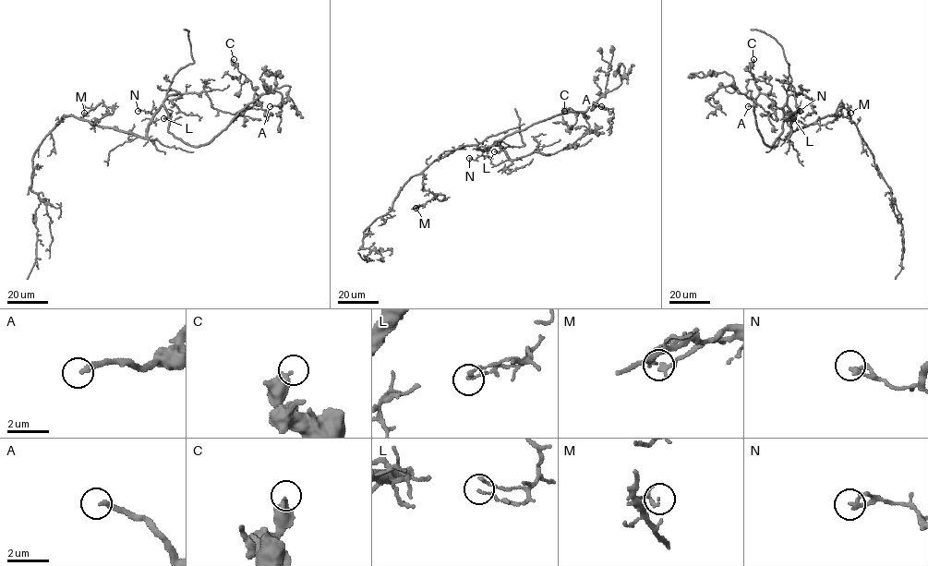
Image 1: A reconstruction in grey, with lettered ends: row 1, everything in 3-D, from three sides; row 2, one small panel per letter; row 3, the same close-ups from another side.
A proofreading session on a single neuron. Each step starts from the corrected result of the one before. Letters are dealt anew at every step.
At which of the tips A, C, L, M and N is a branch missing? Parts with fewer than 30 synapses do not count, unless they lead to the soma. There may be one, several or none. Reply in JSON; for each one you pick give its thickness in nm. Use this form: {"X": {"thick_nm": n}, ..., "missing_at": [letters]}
{"A": {"thick_nm": 240}, "missing_at": ["A"]}

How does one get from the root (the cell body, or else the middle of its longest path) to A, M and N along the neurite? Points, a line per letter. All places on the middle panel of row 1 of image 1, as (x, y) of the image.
A: (465, 146), (476, 145), (487, 150), (508, 135), (556, 115), (584, 112), (594, 102), (613, 111), (601, 106)
M: (465, 146), (436, 159), (423, 171), (423, 188), (439, 194), (415, 208)
N: (465, 146), (476, 145), (484, 150), (476, 160), (469, 158)

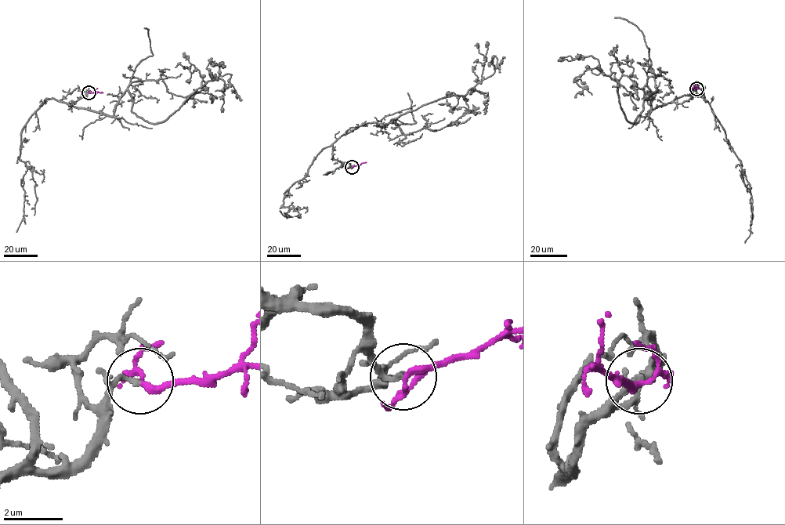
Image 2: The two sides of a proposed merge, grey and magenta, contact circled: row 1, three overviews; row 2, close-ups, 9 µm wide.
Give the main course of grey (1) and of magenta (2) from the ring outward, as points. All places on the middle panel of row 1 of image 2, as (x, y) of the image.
1: (352, 167), (334, 158), (333, 144), (342, 135), (464, 95), (494, 72), (494, 56), (499, 64), (505, 57)
2: (352, 167), (366, 162)

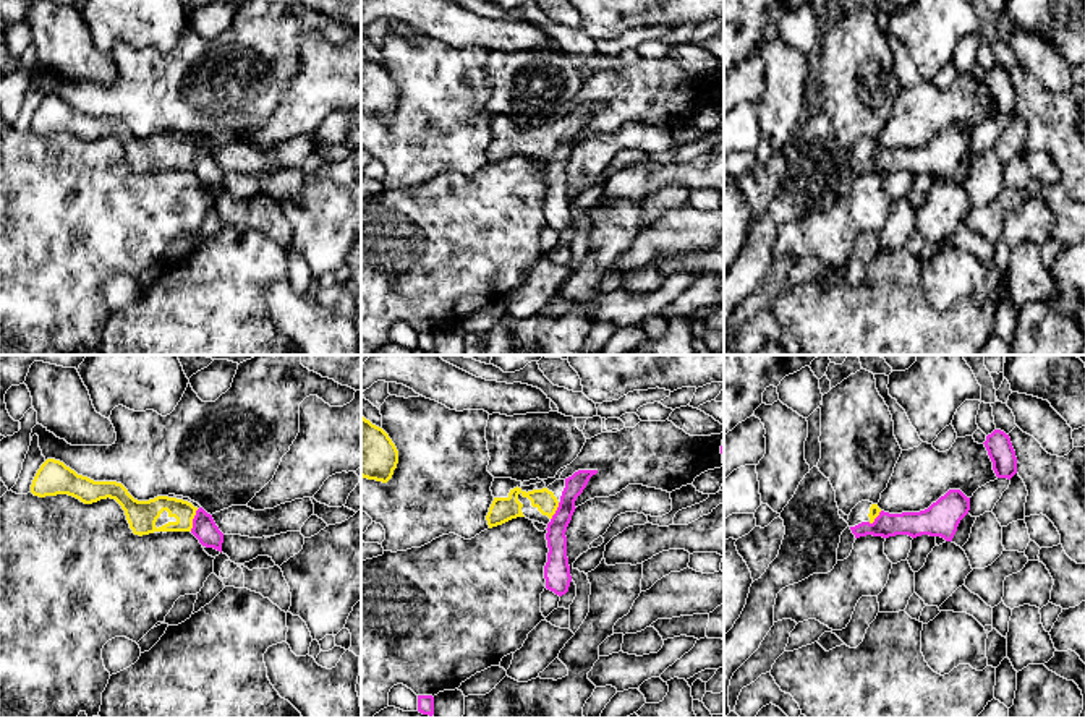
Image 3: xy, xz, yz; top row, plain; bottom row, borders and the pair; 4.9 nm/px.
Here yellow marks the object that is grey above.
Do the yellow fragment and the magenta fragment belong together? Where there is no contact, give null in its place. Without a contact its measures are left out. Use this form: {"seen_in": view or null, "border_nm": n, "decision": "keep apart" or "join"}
{"seen_in": "xy", "border_nm": 120, "decision": "join"}

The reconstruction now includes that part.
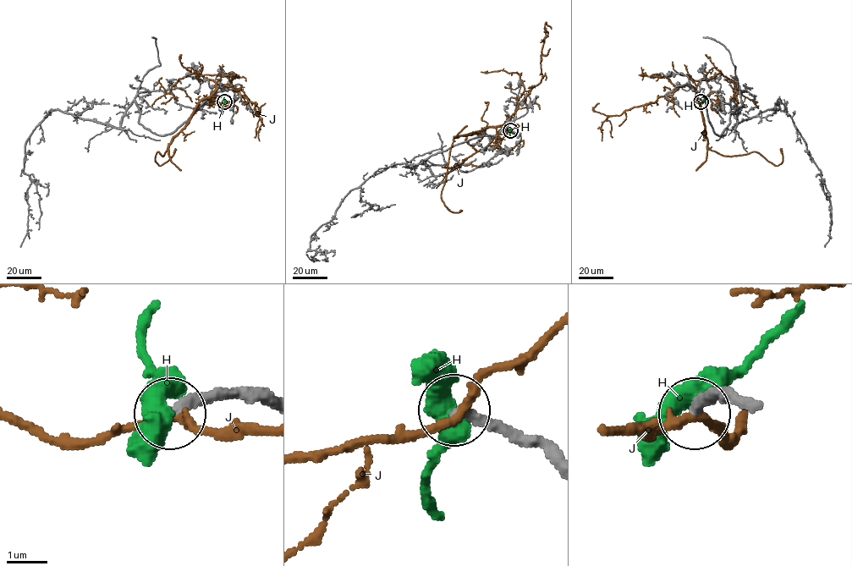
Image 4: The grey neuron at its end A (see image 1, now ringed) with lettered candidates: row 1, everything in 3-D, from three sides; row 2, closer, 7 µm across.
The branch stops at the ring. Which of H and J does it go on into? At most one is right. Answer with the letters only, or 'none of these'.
none of these

